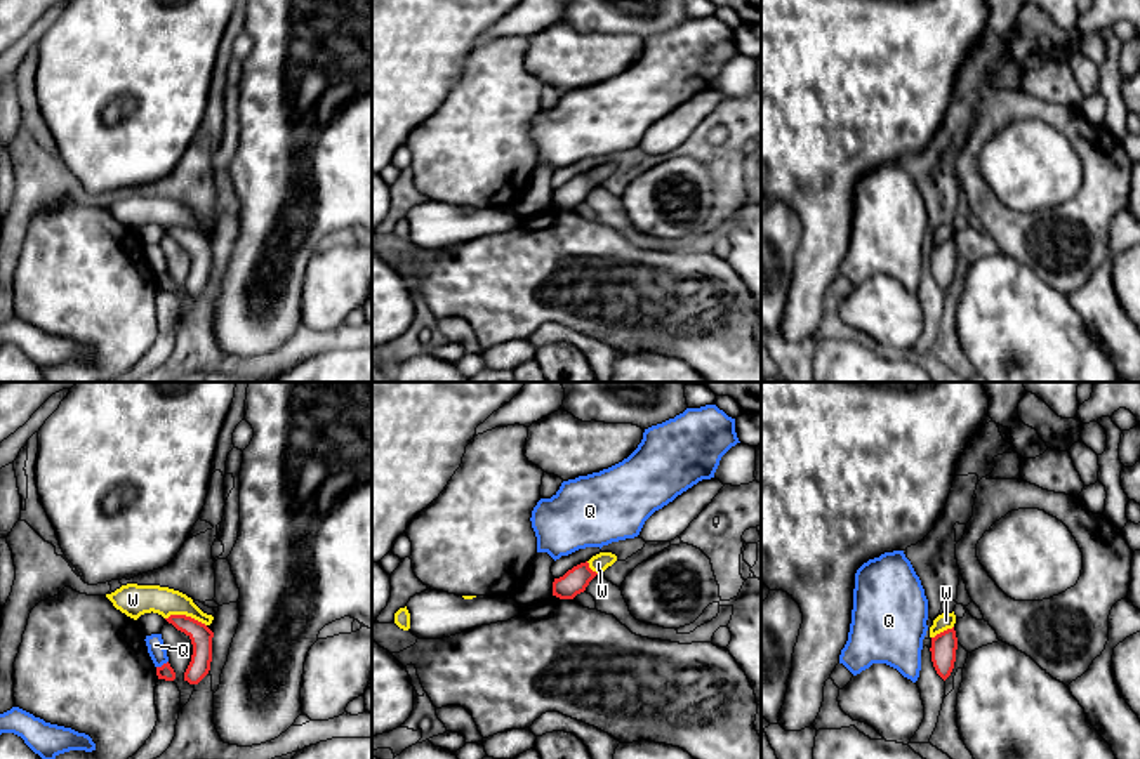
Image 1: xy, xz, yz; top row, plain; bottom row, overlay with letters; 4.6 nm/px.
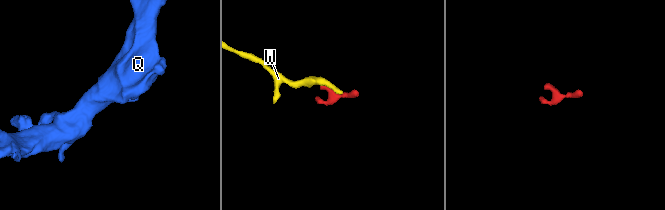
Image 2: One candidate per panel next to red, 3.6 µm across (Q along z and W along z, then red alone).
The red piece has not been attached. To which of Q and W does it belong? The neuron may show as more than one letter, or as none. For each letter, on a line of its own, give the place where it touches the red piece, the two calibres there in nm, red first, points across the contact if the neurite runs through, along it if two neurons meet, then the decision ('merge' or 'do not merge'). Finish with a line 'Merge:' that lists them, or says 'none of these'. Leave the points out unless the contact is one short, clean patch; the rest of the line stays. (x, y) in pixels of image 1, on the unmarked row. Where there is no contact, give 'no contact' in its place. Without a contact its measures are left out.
Q: contact xy (164, 275); calibres 70 and 80 nm; do not merge
W: contact xy (185, 226); calibres 100 and 150 nm; way xy (200, 245), (185, 226), (162, 211), (134, 211); merge
Merge: W

